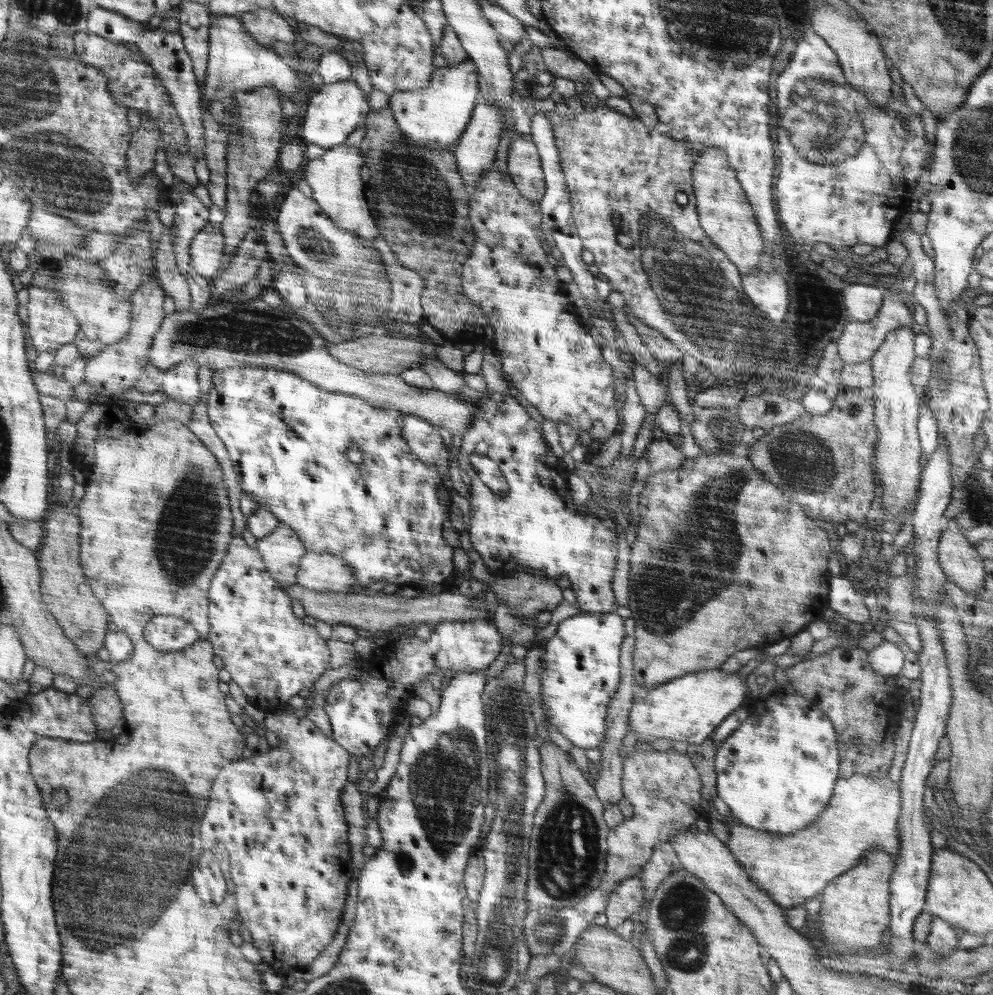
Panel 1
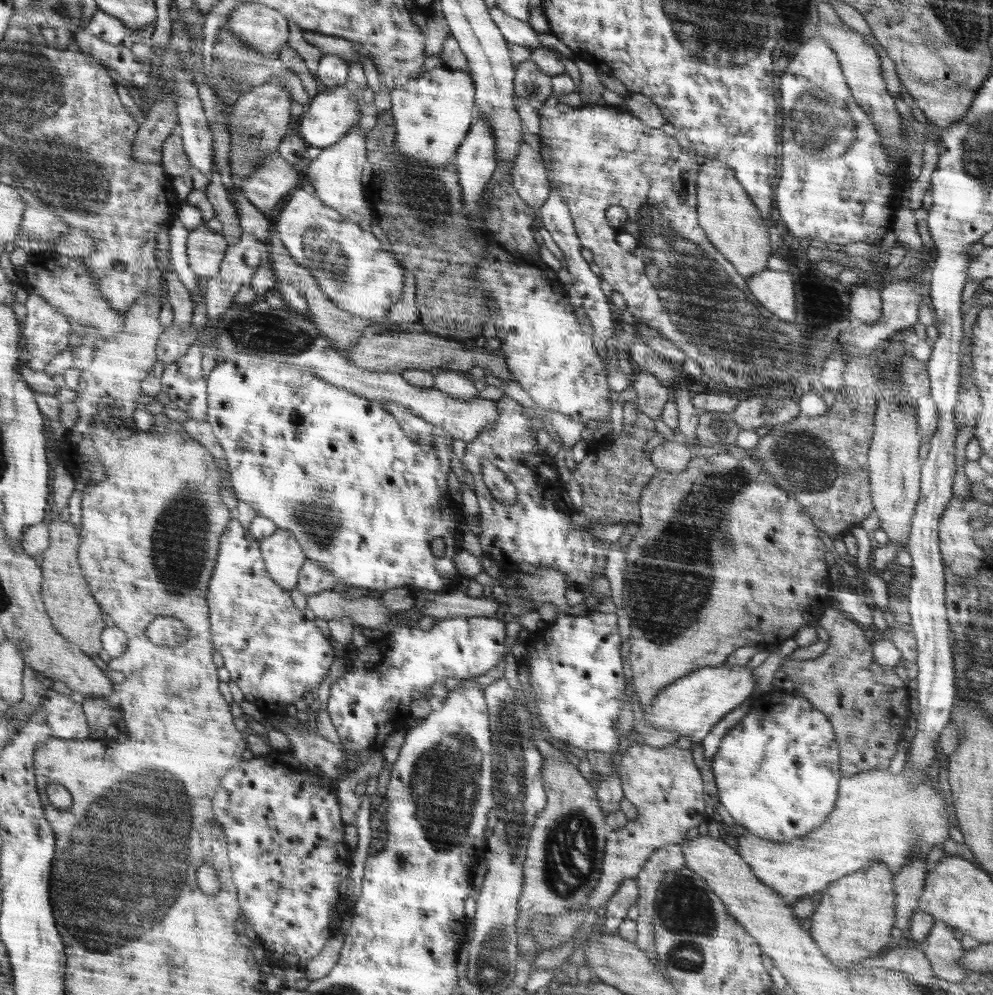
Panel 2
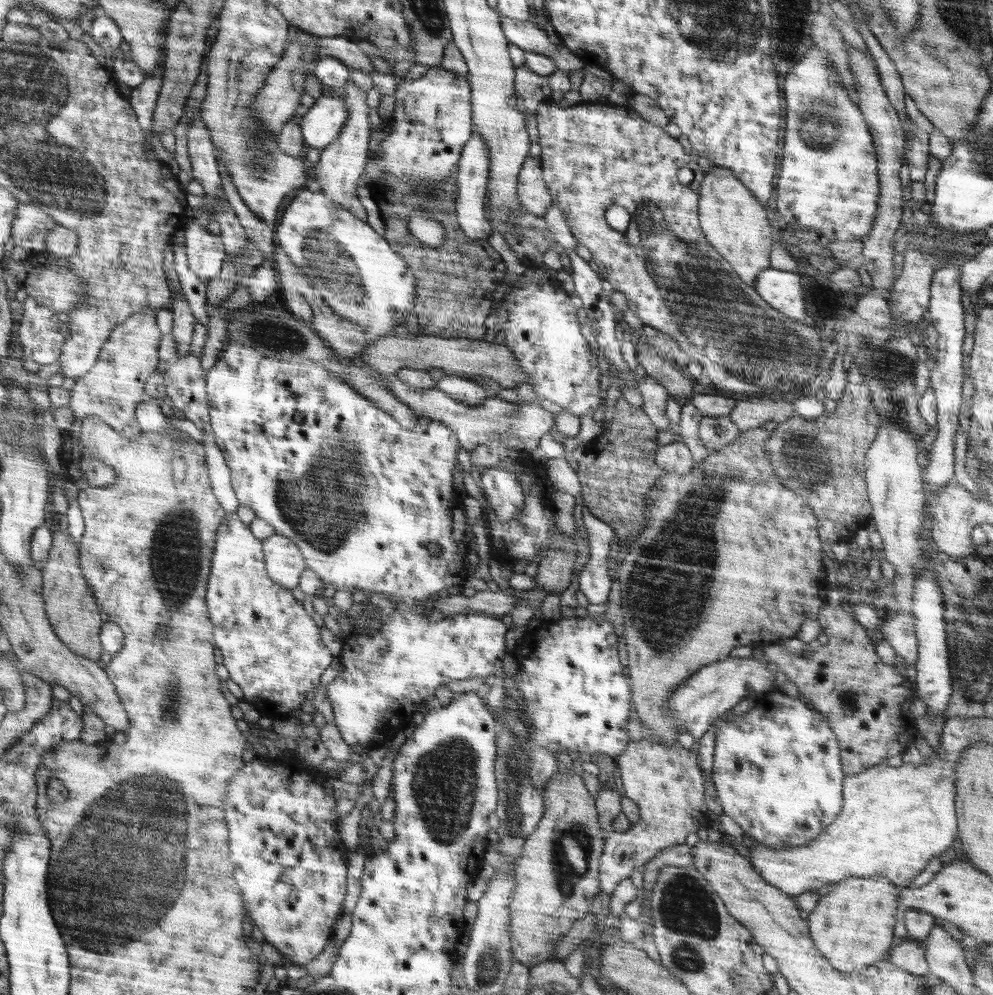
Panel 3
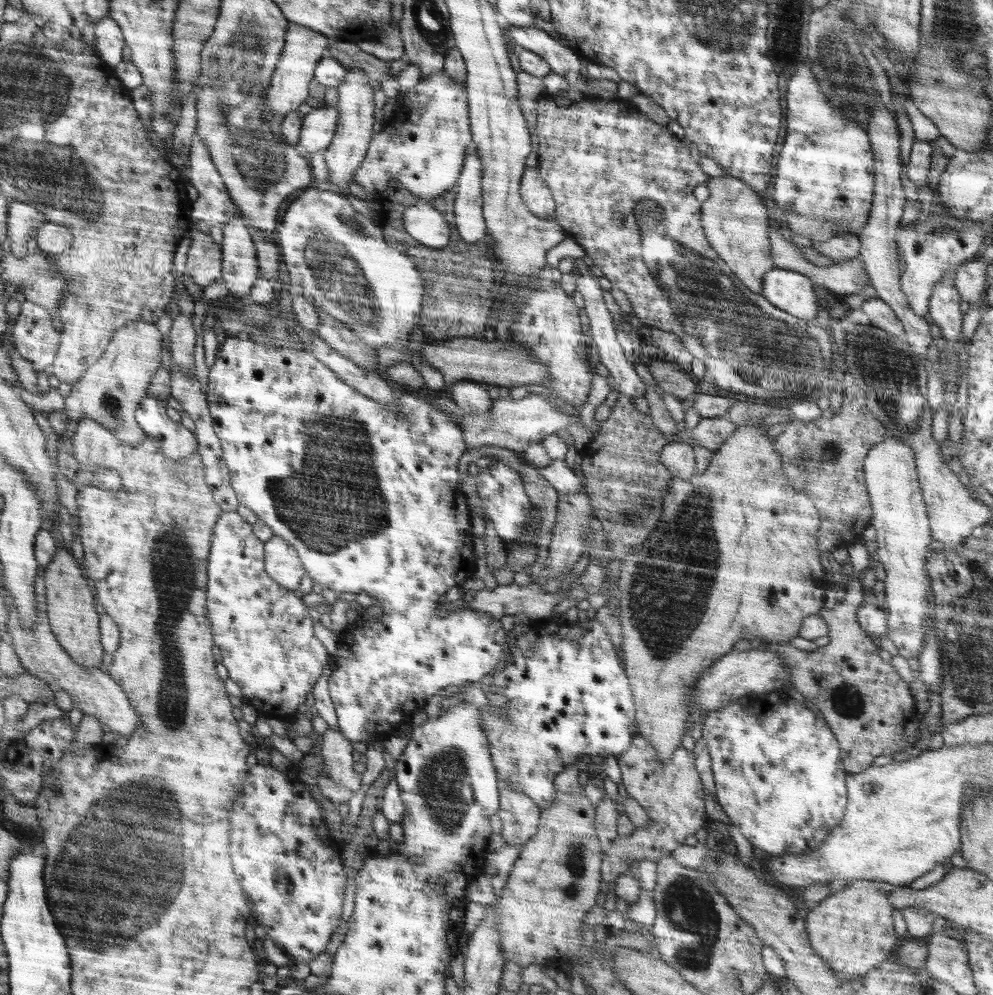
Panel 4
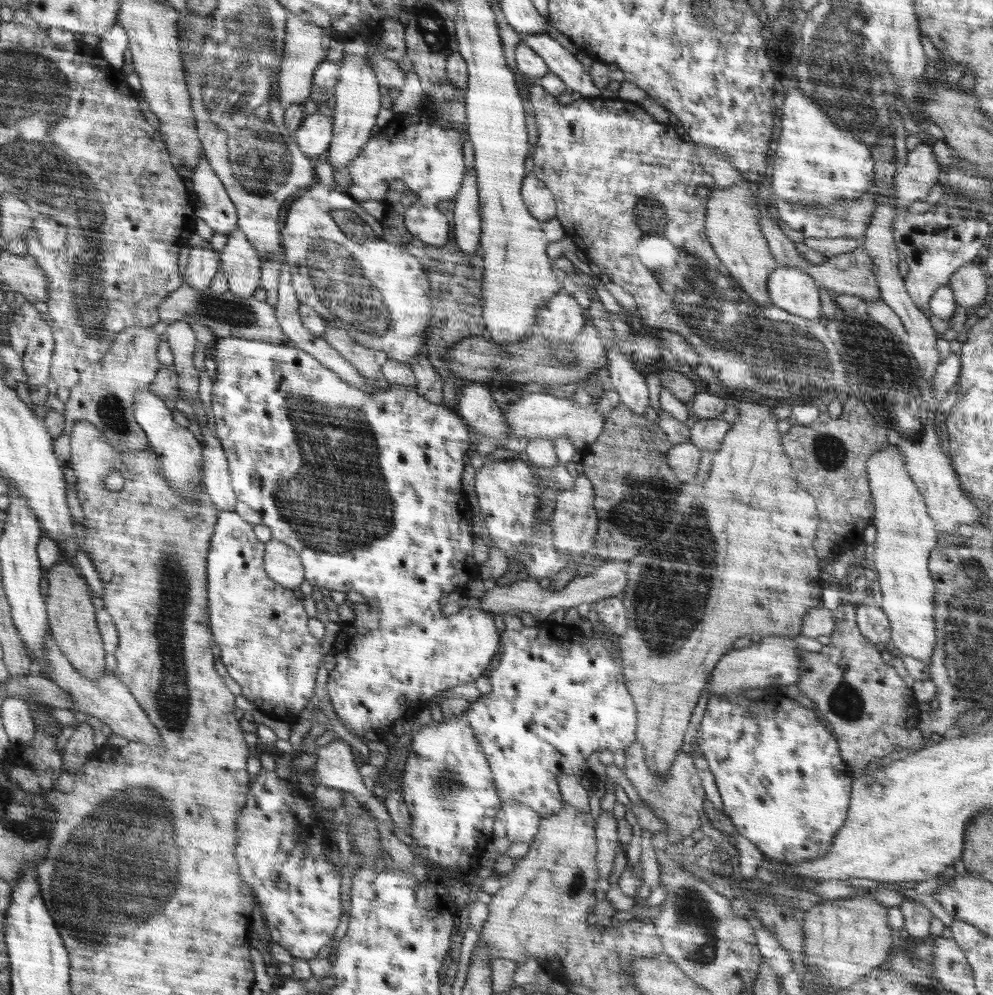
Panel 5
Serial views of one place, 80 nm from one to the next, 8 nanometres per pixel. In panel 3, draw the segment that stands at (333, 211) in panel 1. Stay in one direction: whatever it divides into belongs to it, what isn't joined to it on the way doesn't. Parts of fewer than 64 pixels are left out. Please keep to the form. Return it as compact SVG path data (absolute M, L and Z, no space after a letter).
M349 80L341 89L344 95L344 102L348 107L348 120L344 123L344 129L340 131L339 139L322 149L320 161L313 168L313 179L322 187L321 192L326 194L334 202L350 210L356 218L363 219L366 222L366 209L356 193L356 188L361 184L361 178L366 170L366 156L368 156L368 142L370 140L370 121L368 114L371 109L368 108L367 92L361 90Z

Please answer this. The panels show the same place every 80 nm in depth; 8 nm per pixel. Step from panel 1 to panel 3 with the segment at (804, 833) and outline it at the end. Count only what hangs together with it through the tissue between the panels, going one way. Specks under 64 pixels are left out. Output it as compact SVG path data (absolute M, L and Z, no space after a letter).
M959 756L924 757L922 763L873 766L843 782L844 814L806 845L776 850L747 840L750 859L772 886L786 894L800 896L818 890L828 882L880 873L904 887L934 858L953 846L957 836L954 816L955 768Z

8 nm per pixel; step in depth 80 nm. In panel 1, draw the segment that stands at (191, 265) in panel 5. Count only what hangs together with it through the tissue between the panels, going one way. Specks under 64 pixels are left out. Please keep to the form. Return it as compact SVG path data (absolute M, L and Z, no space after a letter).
M206 225L196 238L192 239L190 246L191 265L202 277L217 276L223 264L224 236L220 227Z

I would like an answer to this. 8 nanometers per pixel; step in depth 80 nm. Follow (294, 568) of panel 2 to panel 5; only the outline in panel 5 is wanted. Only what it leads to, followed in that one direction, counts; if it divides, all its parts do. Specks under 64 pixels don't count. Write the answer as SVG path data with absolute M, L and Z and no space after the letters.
M271 539L266 543L266 556L263 558L267 574L281 588L295 590L304 584L302 557L280 539Z

